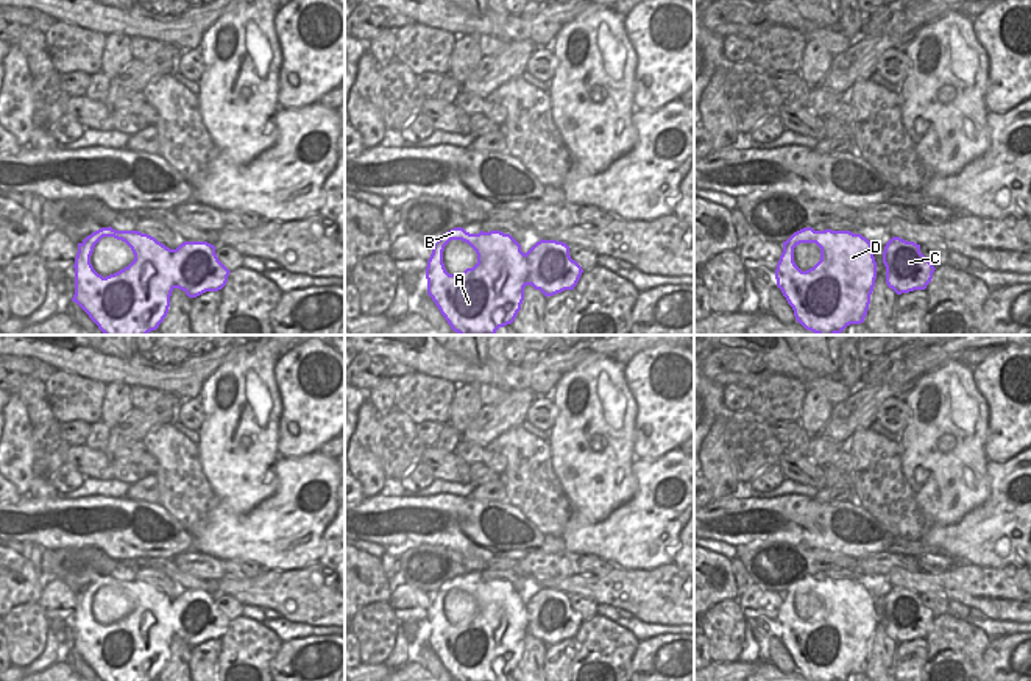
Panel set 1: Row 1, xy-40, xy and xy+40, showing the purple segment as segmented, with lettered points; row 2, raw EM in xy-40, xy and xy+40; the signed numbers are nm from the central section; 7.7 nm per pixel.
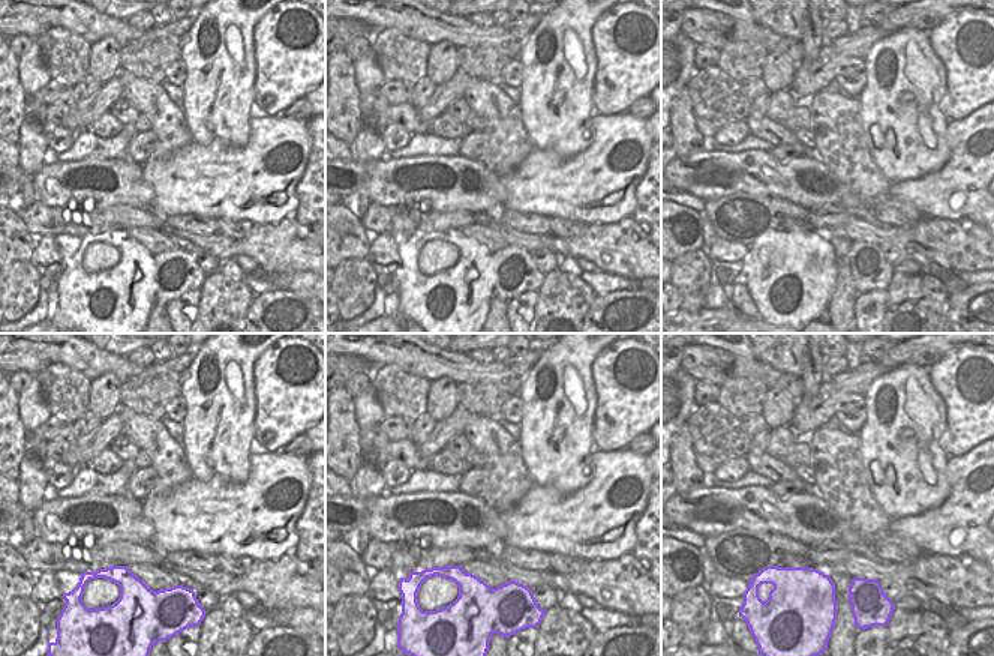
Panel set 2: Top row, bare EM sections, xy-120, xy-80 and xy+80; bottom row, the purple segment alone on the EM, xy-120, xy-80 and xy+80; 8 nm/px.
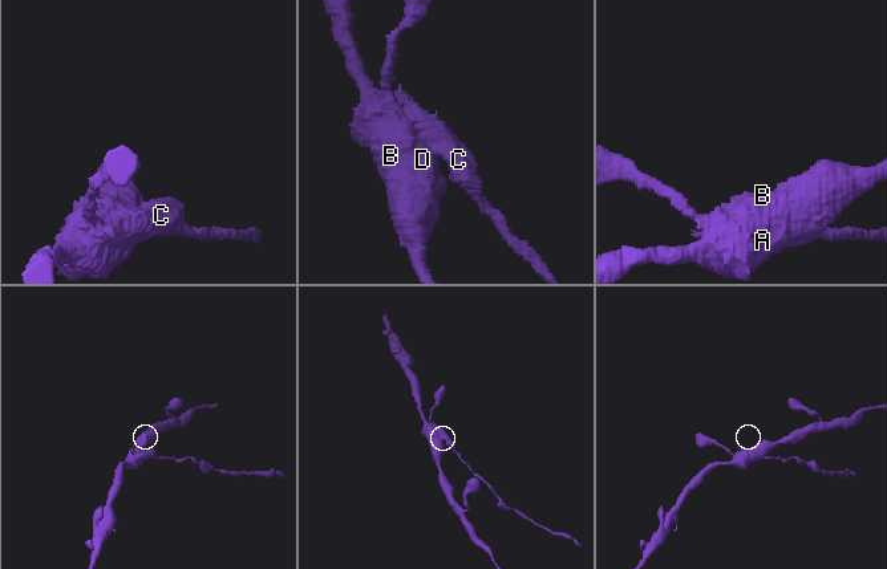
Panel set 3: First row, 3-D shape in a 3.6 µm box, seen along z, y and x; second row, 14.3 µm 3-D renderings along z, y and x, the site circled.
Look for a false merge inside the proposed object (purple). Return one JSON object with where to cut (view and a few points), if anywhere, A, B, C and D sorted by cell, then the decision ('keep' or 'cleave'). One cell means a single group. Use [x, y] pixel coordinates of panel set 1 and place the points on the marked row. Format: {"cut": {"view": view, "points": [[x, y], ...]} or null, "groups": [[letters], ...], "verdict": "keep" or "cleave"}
{"cut": {"view": "xy-40", "points": [[183, 243], [191, 256], [203, 259], [201, 279], [186, 292]]}, "groups": [["A", "B", "D"], ["C"]], "verdict": "cleave"}

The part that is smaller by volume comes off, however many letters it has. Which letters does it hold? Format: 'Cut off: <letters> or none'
Cut off: C

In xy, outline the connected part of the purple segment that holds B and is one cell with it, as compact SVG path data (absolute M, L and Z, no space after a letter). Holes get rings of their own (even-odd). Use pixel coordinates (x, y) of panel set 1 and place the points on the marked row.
M454 228L434 242L432 254L426 266L427 295L440 313L459 335L494 335L499 327L512 324L524 301L524 287L541 290L551 282L544 259L532 246L526 254L521 245L501 231L469 234L463 228ZM451 240L468 243L477 254L477 263L460 274L449 274L443 263L445 246Z

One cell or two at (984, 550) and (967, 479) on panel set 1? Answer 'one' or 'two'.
two

